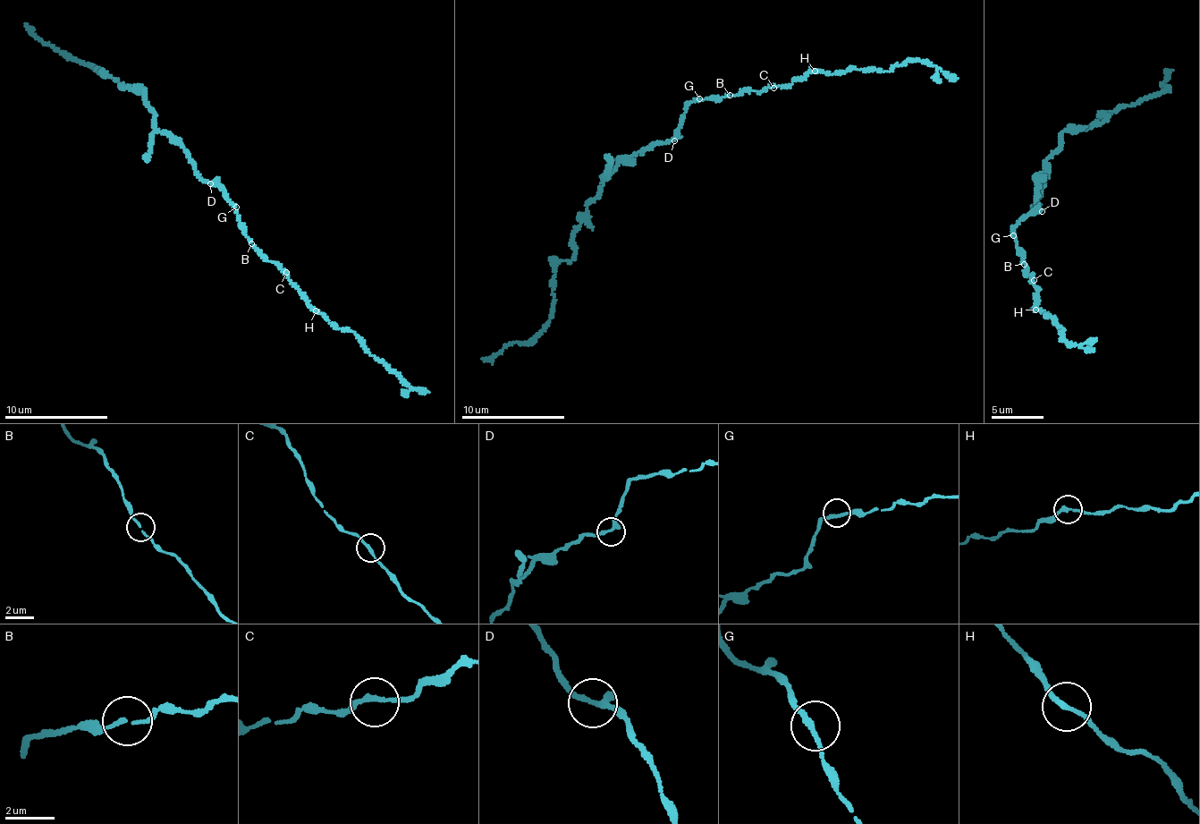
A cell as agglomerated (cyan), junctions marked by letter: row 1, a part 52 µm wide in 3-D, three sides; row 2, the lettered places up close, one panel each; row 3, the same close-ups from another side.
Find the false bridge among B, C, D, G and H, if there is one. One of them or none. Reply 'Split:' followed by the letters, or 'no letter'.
Split: no letter

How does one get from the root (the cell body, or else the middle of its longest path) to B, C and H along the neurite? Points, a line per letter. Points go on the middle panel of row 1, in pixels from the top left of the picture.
B: (672, 138), (682, 115), (693, 101), (711, 97), (729, 96)
C: (672, 138), (682, 115), (694, 101), (773, 88)
H: (672, 138), (682, 115), (694, 101), (789, 84), (804, 80), (815, 70)

